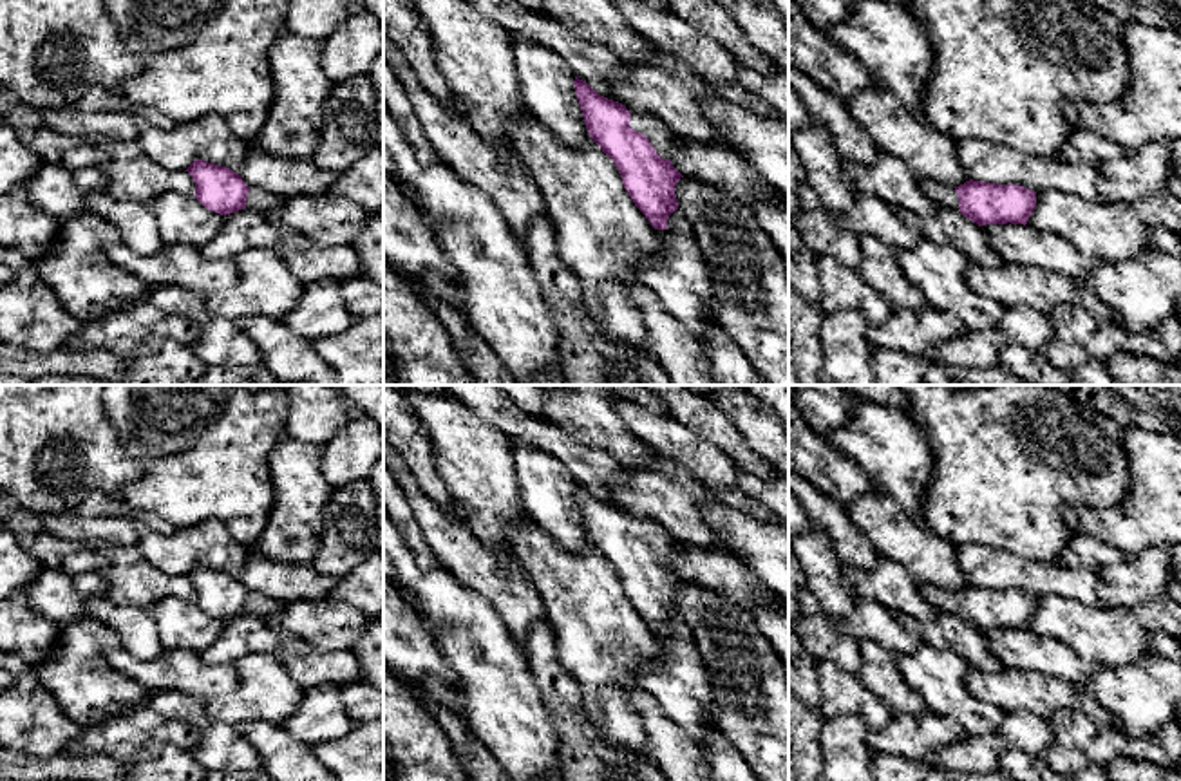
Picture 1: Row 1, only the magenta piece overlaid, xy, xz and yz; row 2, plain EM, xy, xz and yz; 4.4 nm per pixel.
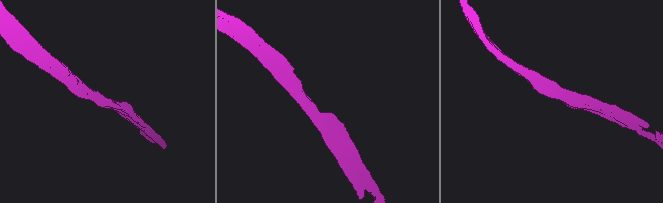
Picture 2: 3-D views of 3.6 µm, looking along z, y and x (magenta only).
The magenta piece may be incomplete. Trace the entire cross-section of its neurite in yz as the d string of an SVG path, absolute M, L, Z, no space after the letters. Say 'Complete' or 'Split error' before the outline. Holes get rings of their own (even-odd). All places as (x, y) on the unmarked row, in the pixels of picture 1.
Split error. M919 584L919 589L940 613L955 613L978 631L1007 627L1025 631L1036 611L1036 597L1020 589L973 584L960 591L948 591L933 584Z

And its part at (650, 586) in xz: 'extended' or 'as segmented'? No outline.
extended

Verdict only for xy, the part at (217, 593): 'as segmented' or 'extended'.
extended

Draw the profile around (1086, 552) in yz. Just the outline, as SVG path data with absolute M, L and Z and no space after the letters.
M1076 532L1069 544L1062 550L1058 562L1071 568L1100 571L1112 564L1120 564L1125 559L1127 553L1112 544L1105 544L1091 535Z

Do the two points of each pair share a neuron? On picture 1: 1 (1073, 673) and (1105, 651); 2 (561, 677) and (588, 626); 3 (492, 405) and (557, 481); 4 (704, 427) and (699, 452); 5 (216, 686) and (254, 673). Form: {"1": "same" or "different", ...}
{"1": "different", "2": "different", "3": "different", "4": "different", "5": "different"}

